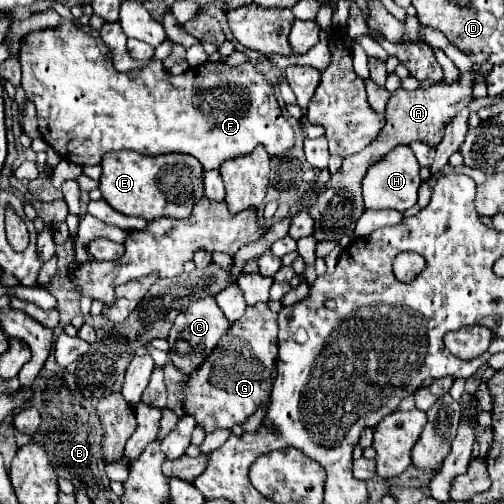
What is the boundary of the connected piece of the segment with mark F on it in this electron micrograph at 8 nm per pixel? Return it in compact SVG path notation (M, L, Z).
M69 19L59 21L57 27L49 27L49 29L37 29L37 31L29 31L23 39L21 39L21 71L23 71L23 79L21 85L25 89L25 95L29 101L33 101L37 105L37 113L39 113L39 131L43 135L43 139L67 161L75 163L75 165L99 165L101 157L107 151L119 151L119 149L131 149L137 151L141 155L161 155L161 153L189 153L193 157L199 159L199 163L203 165L203 169L217 169L221 165L221 161L231 159L231 157L239 157L245 155L249 151L253 151L259 143L263 143L267 147L267 151L271 155L281 155L283 151L287 151L289 147L293 147L293 129L287 123L287 119L281 115L279 103L273 95L271 85L265 81L265 75L259 73L251 63L243 63L239 67L229 67L227 63L203 63L199 67L191 67L181 75L169 75L163 67L161 61L151 61L149 65L141 67L141 69L133 69L129 73L119 73L113 67L111 61L111 49L103 43L101 37L91 37L89 33L77 29Z

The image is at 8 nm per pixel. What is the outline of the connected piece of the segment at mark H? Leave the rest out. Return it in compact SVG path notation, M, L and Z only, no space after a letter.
M395 147L385 155L385 159L379 159L369 167L369 171L363 177L361 183L361 195L365 209L395 209L405 211L417 203L417 189L421 185L419 179L419 163L411 151L411 147Z

